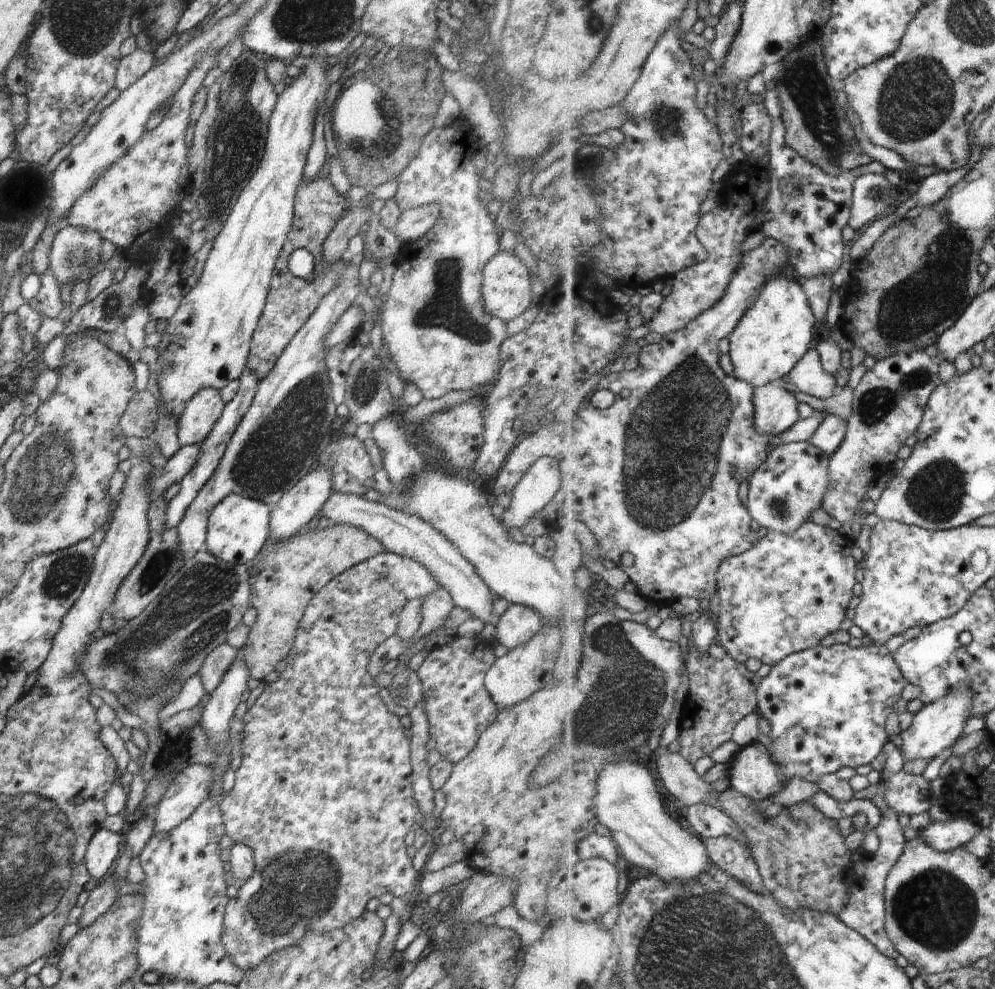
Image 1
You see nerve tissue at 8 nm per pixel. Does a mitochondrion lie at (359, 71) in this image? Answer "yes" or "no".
no

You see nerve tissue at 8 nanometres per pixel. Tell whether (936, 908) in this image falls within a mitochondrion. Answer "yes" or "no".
yes

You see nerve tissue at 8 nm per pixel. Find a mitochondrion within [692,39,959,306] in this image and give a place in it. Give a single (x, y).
(804, 84)

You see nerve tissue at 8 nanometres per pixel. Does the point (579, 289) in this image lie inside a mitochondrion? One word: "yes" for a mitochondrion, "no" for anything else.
no

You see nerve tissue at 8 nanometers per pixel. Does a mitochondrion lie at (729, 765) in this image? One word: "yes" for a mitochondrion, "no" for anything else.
no

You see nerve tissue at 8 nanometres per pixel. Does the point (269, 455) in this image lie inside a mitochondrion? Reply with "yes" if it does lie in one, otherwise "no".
yes

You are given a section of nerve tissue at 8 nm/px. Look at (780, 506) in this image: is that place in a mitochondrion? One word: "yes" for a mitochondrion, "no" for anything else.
yes

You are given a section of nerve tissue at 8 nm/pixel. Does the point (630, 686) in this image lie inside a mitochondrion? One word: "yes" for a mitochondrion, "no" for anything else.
yes

